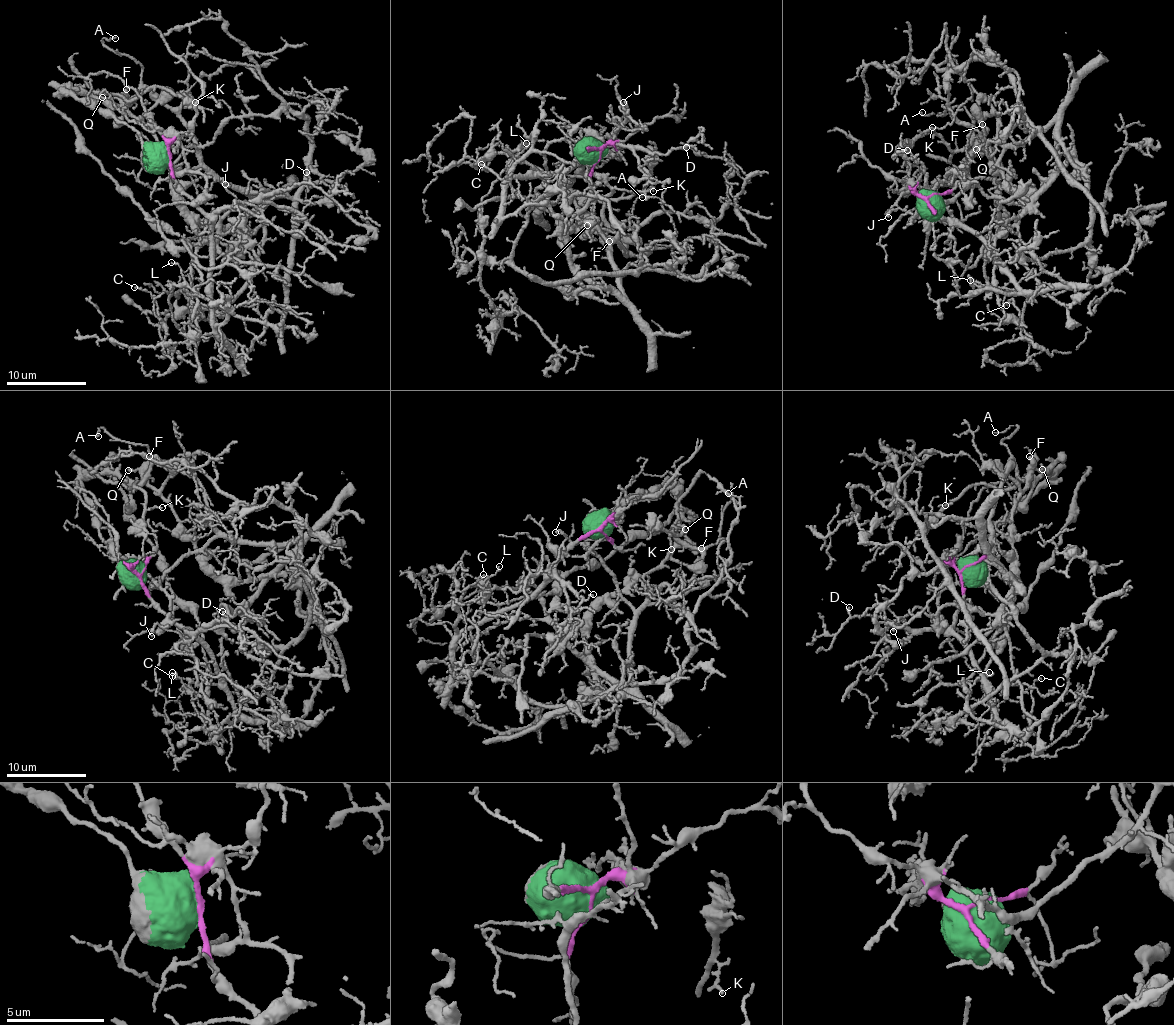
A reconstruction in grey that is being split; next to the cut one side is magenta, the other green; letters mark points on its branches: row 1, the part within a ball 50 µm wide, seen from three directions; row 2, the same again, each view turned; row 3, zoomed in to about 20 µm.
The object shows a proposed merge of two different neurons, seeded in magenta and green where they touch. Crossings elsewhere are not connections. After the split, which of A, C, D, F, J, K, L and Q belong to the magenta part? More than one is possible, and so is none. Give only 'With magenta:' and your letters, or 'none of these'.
With magenta: C, D, J, L

